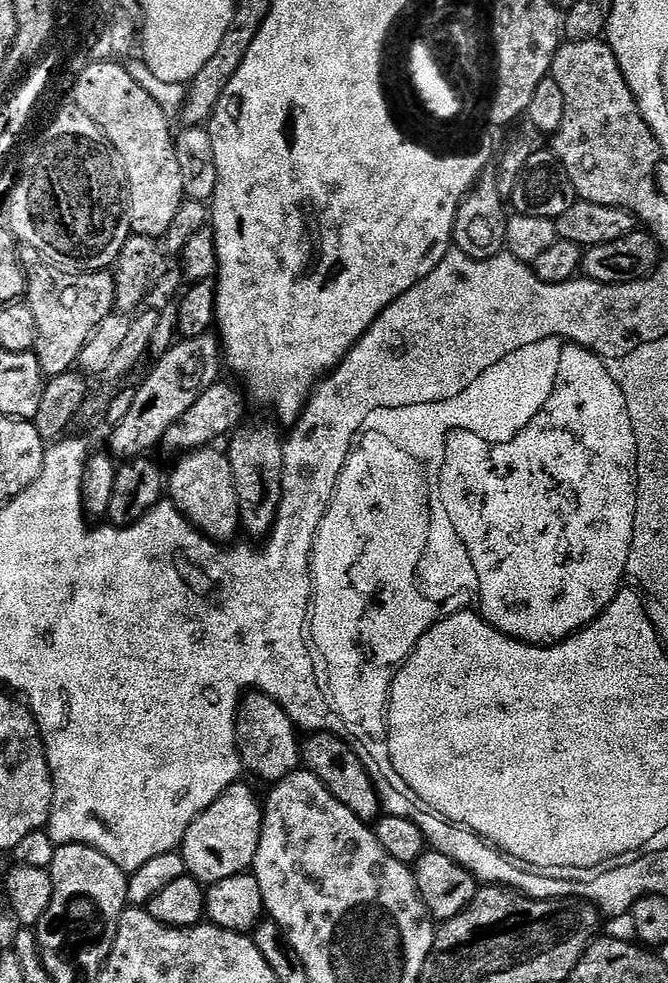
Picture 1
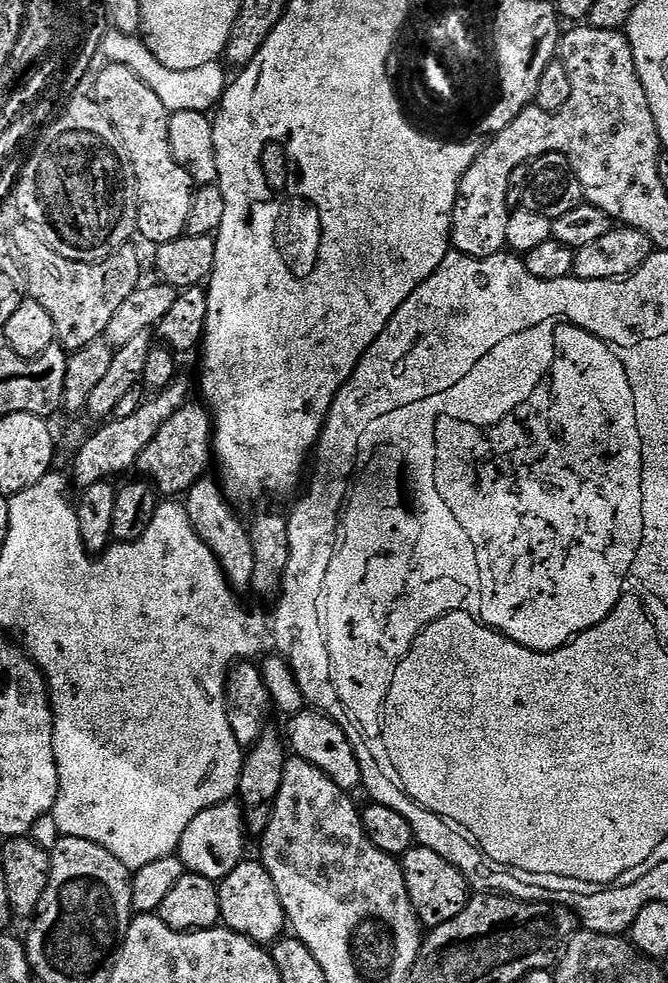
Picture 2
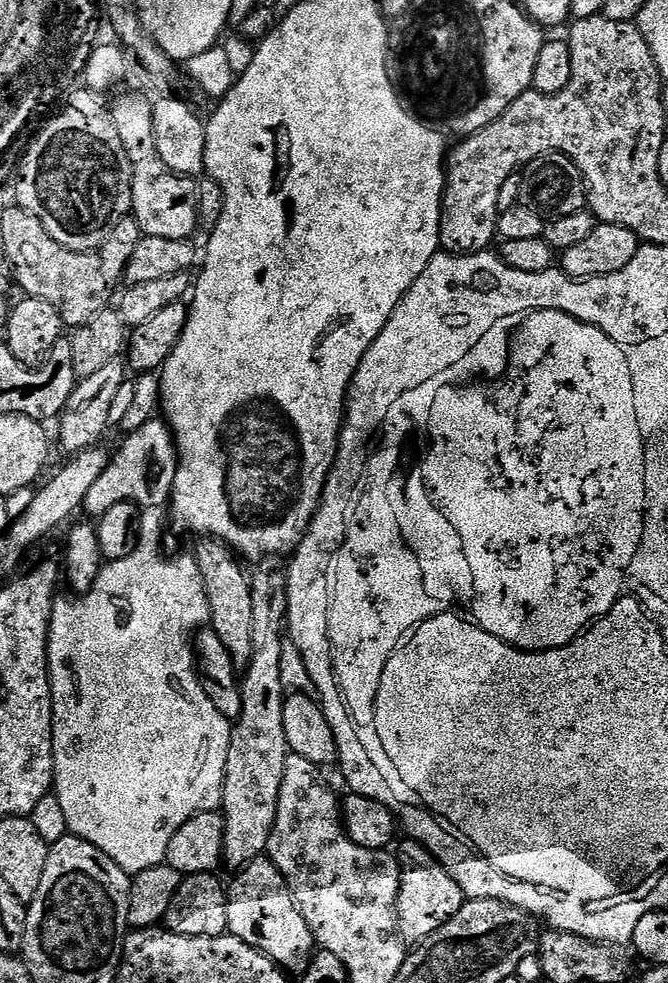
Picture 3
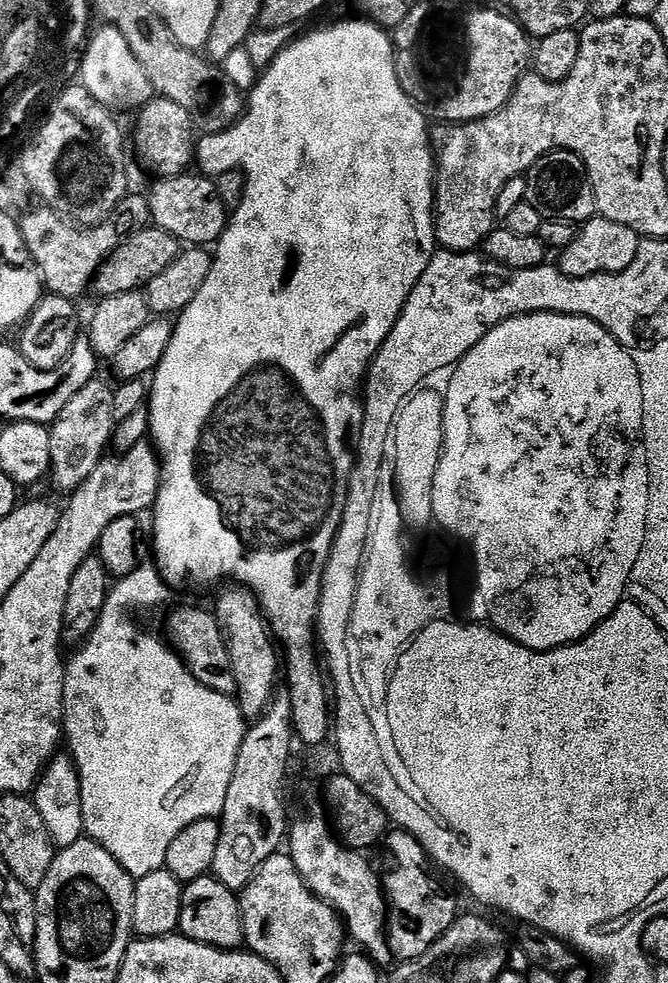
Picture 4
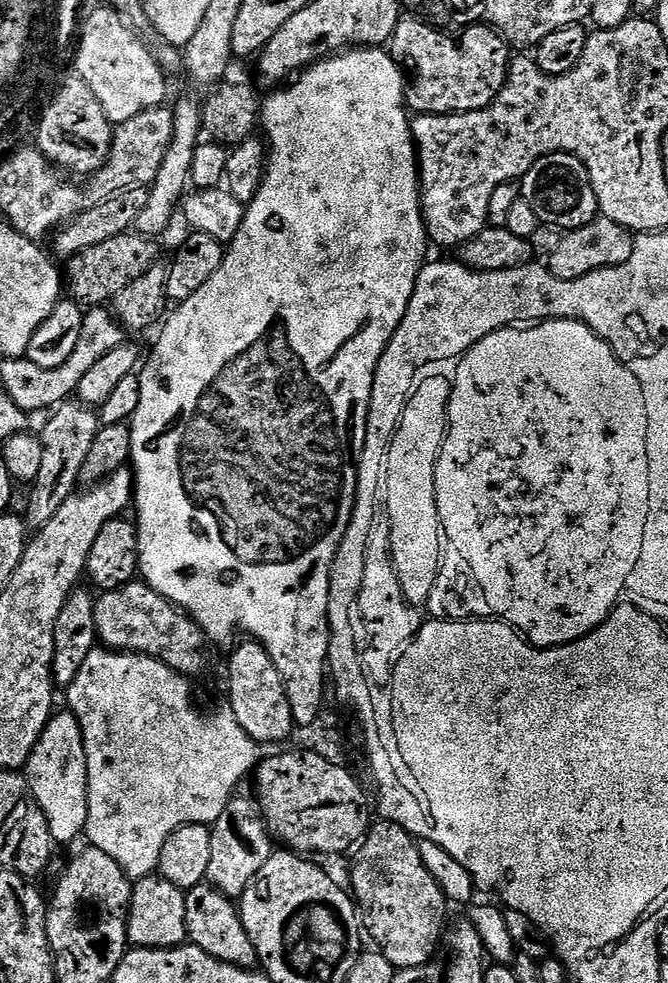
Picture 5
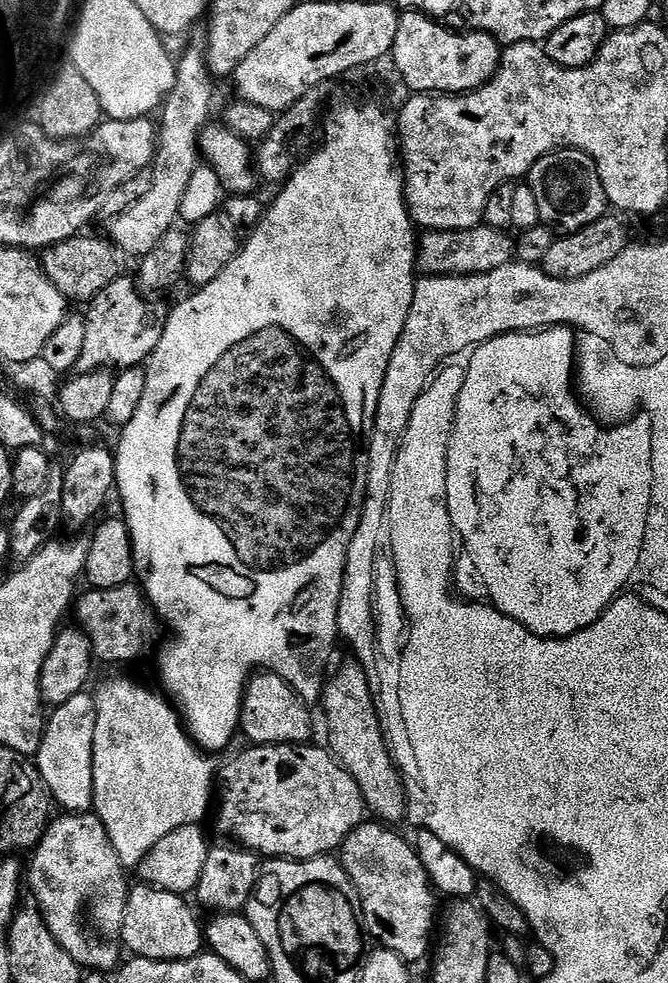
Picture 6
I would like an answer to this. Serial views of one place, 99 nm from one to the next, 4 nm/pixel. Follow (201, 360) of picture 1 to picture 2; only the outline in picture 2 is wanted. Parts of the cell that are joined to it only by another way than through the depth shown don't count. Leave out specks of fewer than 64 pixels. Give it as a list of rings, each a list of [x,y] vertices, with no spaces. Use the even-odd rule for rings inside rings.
[[[180,383],[167,384],[161,392],[151,393],[147,397],[149,400],[145,404],[138,405],[129,416],[124,416],[121,420],[109,419],[97,427],[100,428],[97,432],[95,429],[89,435],[86,446],[82,446],[82,450],[78,450],[74,461],[76,480],[80,483],[81,489],[109,478],[116,478],[112,476],[120,476],[137,465],[142,450],[149,445],[150,438],[154,438],[154,434],[162,428],[165,422],[189,403],[188,388]]]

